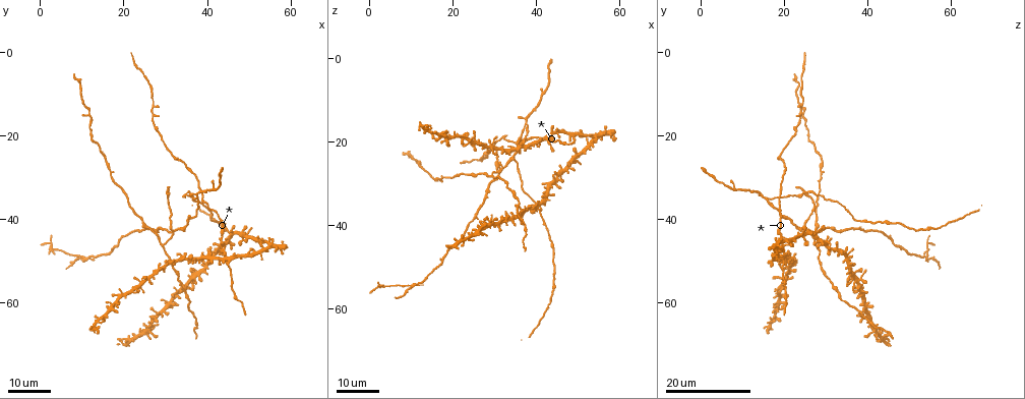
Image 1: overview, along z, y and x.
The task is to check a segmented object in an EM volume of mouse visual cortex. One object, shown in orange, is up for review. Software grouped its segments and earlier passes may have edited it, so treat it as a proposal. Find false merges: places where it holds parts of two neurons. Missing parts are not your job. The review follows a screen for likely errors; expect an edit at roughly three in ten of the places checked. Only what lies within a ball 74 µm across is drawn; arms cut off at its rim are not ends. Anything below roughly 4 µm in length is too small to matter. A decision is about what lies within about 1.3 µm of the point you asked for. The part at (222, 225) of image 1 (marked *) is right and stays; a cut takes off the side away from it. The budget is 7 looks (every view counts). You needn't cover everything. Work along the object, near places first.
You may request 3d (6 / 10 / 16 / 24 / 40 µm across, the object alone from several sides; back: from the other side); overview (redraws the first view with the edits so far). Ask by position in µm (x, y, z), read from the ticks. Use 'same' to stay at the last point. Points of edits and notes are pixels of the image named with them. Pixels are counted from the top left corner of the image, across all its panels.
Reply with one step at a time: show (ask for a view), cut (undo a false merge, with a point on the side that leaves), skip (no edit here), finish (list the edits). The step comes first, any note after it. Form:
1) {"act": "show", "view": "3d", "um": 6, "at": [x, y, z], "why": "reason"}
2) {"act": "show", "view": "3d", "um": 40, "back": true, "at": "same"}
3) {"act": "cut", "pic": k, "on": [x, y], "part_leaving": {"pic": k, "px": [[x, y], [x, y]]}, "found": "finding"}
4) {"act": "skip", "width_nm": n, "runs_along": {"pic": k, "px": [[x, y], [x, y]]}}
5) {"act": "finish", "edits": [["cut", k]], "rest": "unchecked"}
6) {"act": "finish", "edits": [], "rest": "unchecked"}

{"act": "show", "view": "3d", "um": 16, "at": [32.0, 43.5, 27.0], "why": "four or more arms meet"}

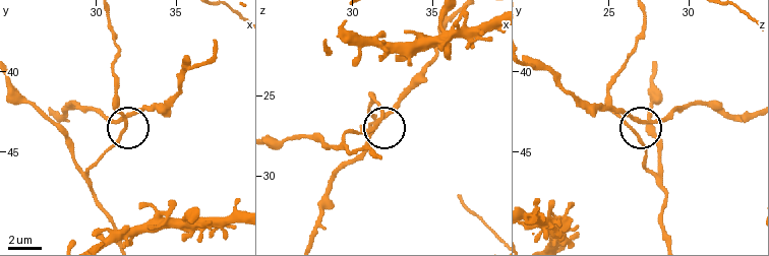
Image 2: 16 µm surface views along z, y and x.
{"act": "show", "view": "3d", "um": 10, "at": [31.7, 43.4, 26.3]}

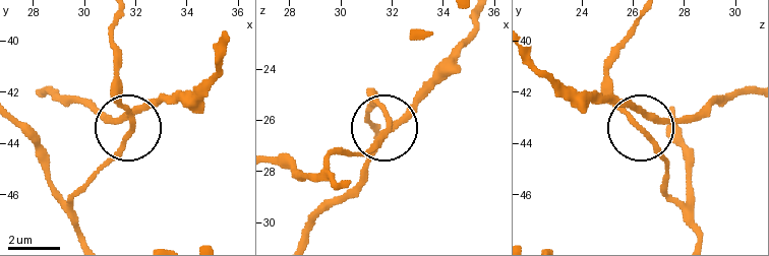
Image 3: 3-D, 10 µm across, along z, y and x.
{"act": "skip", "runs_along": {"pic": 3, "px": [[224, 55], [199, 85], [159, 97], [130, 123], [102, 121]]}, "found": "all the same neuron"}

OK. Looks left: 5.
{"act": "show", "view": "3d", "um": 16, "at": [29.5, 47.0, 28.0]}

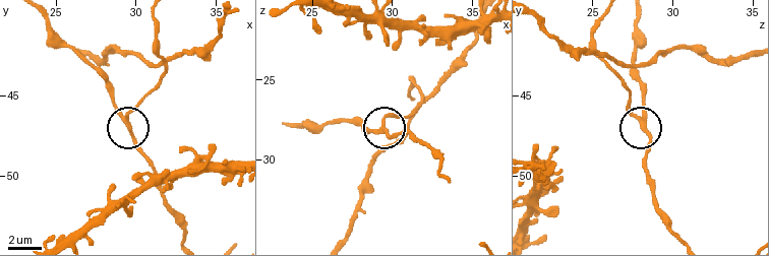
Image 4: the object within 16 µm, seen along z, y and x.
{"act": "show", "view": "3d", "um": 10, "at": [29.4, 46.8, 28.2], "why": "zoom in"}

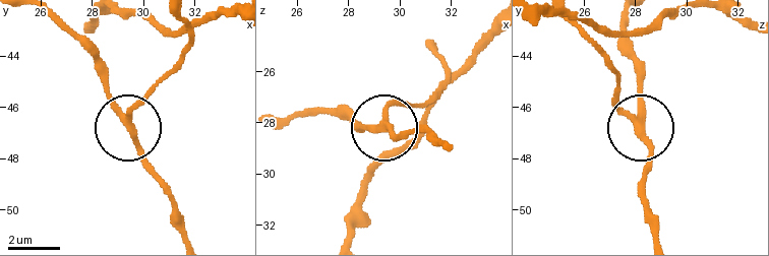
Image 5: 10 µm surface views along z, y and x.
{"act": "show", "view": "3d", "um": 10, "back": true, "at": [29.4, 46.7, 28.1]}

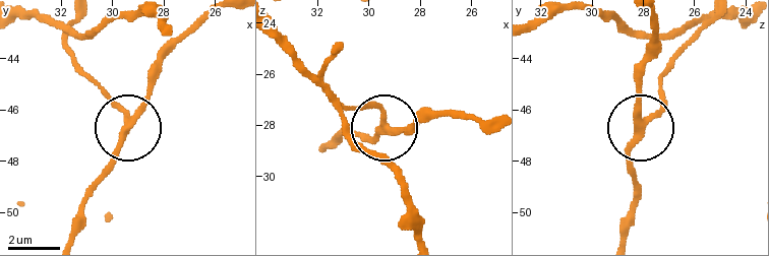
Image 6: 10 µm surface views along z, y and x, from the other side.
{"act": "skip", "runs_along": {"pic": 6, "px": [[705, 16], [635, 134], [626, 161], [633, 198]]}, "found": "all the same neuron"}

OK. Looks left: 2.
{"act": "show", "view": "3d", "um": 16, "at": [37.0, 35.0, 16.0], "why": "three arms meet"}

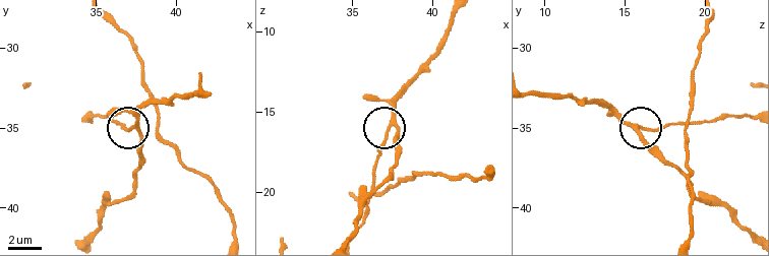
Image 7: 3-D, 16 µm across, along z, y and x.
{"act": "show", "view": "3d", "um": 6, "at": [37.4, 35.0, 16.1]}

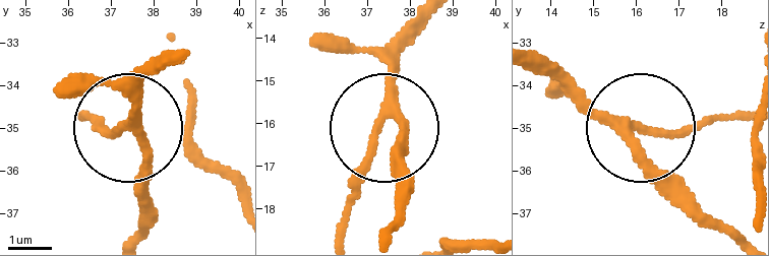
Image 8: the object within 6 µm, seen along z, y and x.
{"act": "skip", "arms": 3, "found": "one neuron here"}

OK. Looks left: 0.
{"act": "finish", "edits": [], "rest": "unchecked"}

